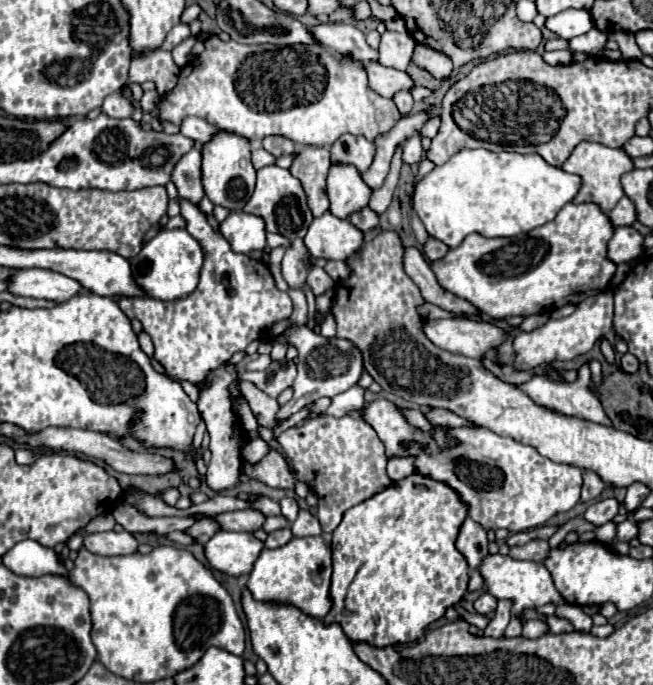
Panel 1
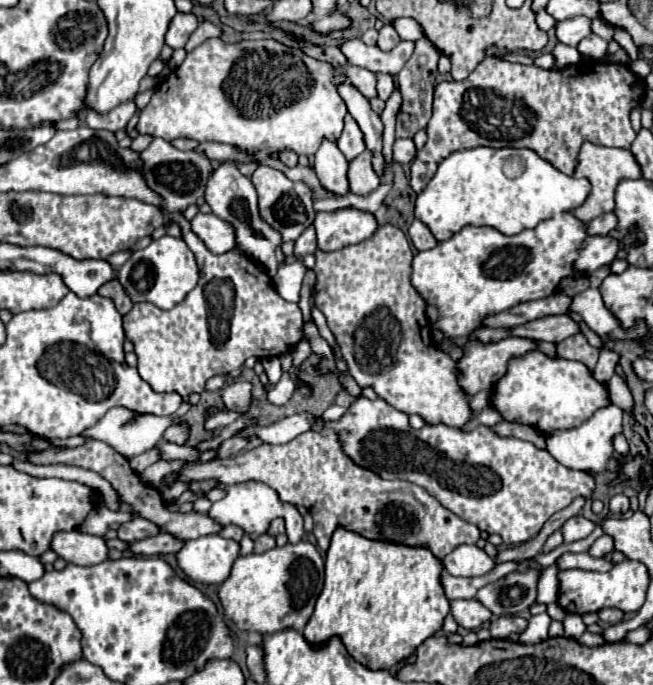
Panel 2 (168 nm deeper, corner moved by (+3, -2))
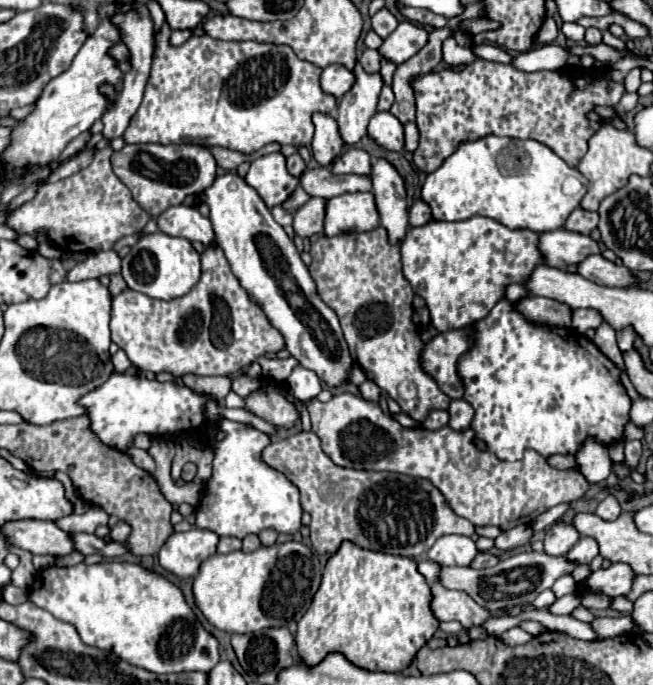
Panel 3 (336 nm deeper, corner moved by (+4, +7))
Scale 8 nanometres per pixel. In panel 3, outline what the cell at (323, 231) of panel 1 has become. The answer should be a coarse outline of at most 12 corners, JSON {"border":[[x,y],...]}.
{"border":[[372,193],[326,201],[324,235],[380,225]]}

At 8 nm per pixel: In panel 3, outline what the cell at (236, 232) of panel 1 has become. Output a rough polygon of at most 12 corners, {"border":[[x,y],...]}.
{"border":[[170,207],[158,227],[174,237],[210,245],[210,219],[198,207]]}

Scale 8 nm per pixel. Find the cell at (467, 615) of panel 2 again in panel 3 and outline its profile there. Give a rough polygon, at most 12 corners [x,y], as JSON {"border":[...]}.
{"border":[[440,583],[432,609],[440,621],[456,619],[464,629],[482,625],[490,611],[470,595]]}

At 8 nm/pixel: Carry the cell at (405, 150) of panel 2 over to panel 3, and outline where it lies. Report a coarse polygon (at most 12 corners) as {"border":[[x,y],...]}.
{"border":[[376,113],[368,135],[388,151],[404,149],[404,129],[392,113]]}

